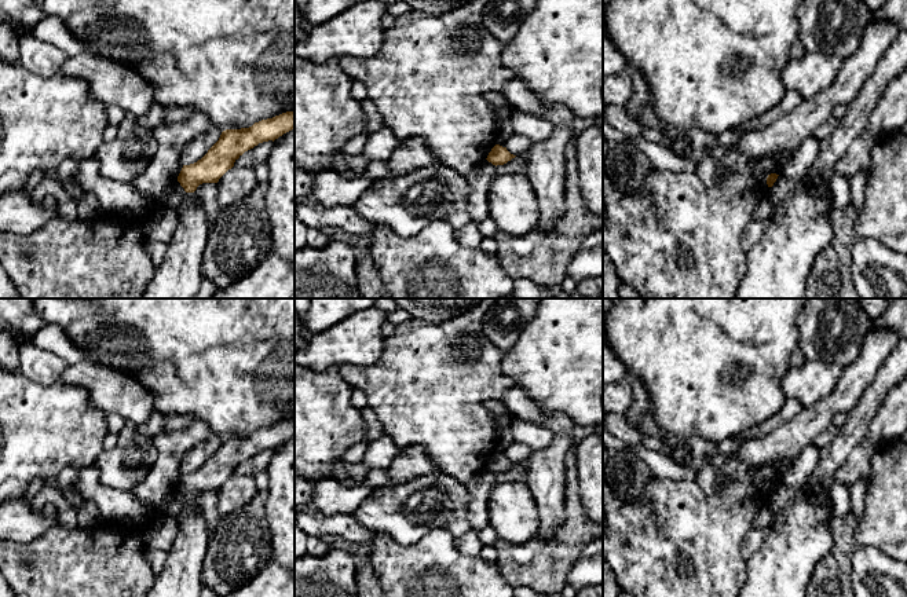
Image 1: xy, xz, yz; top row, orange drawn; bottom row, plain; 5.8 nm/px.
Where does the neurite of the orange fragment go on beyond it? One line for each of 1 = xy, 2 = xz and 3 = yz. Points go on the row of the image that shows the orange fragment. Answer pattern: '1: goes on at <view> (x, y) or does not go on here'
1: does not go on here
2: does not go on here
3: does not go on here

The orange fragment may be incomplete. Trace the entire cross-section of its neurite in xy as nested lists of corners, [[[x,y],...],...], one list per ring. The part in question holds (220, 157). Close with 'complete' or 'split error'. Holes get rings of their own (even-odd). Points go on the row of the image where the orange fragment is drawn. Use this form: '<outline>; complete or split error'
[[[295,110],[262,120],[249,128],[226,129],[201,160],[183,165],[178,182],[186,193],[194,193],[202,183],[217,183],[245,151],[259,143],[274,142],[292,129],[295,129]]]; complete

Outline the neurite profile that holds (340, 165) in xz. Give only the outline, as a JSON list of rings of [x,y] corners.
[[[343,151],[334,154],[333,169],[339,173],[354,173],[354,171],[347,165],[347,155]]]

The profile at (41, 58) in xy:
[[[28,28],[18,36],[21,50],[21,65],[41,77],[59,74],[67,54],[54,44],[39,40]]]

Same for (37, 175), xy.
[[[36,169],[32,172],[32,175],[29,176],[26,184],[25,184],[25,191],[28,194],[32,194],[33,190],[40,184],[40,182],[47,176],[47,171],[45,169]]]

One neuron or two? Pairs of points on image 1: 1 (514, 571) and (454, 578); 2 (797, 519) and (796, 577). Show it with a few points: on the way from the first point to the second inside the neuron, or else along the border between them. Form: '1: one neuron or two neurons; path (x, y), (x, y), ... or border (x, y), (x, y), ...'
1: two neurons; border (496, 564), (508, 582)
2: one neuron; path (797, 533), (796, 563)

